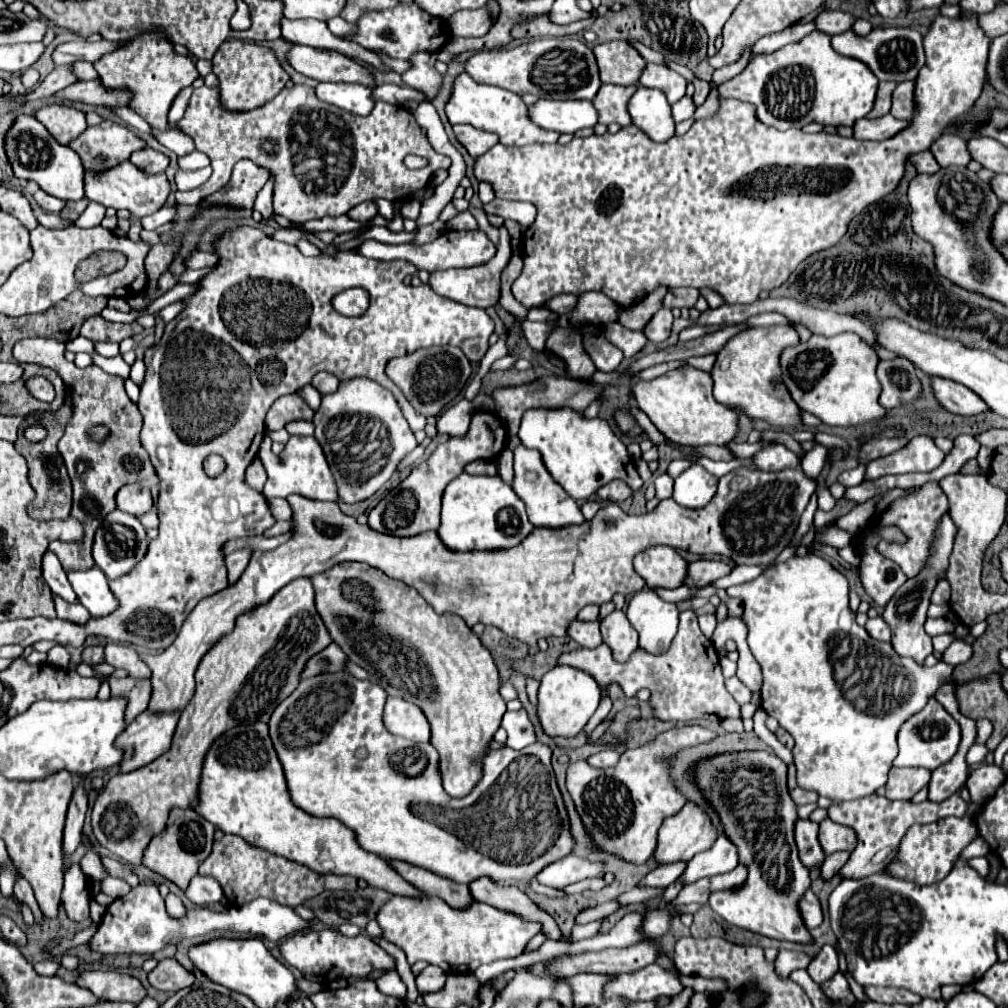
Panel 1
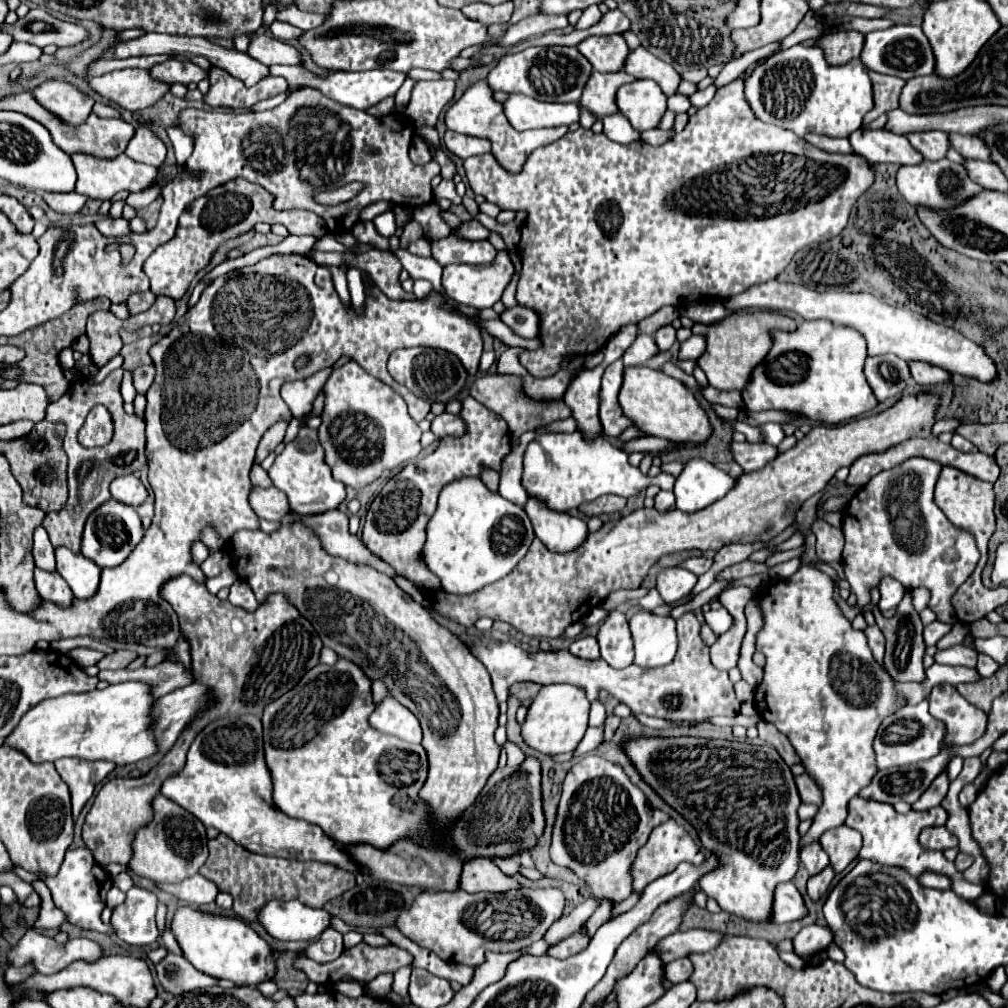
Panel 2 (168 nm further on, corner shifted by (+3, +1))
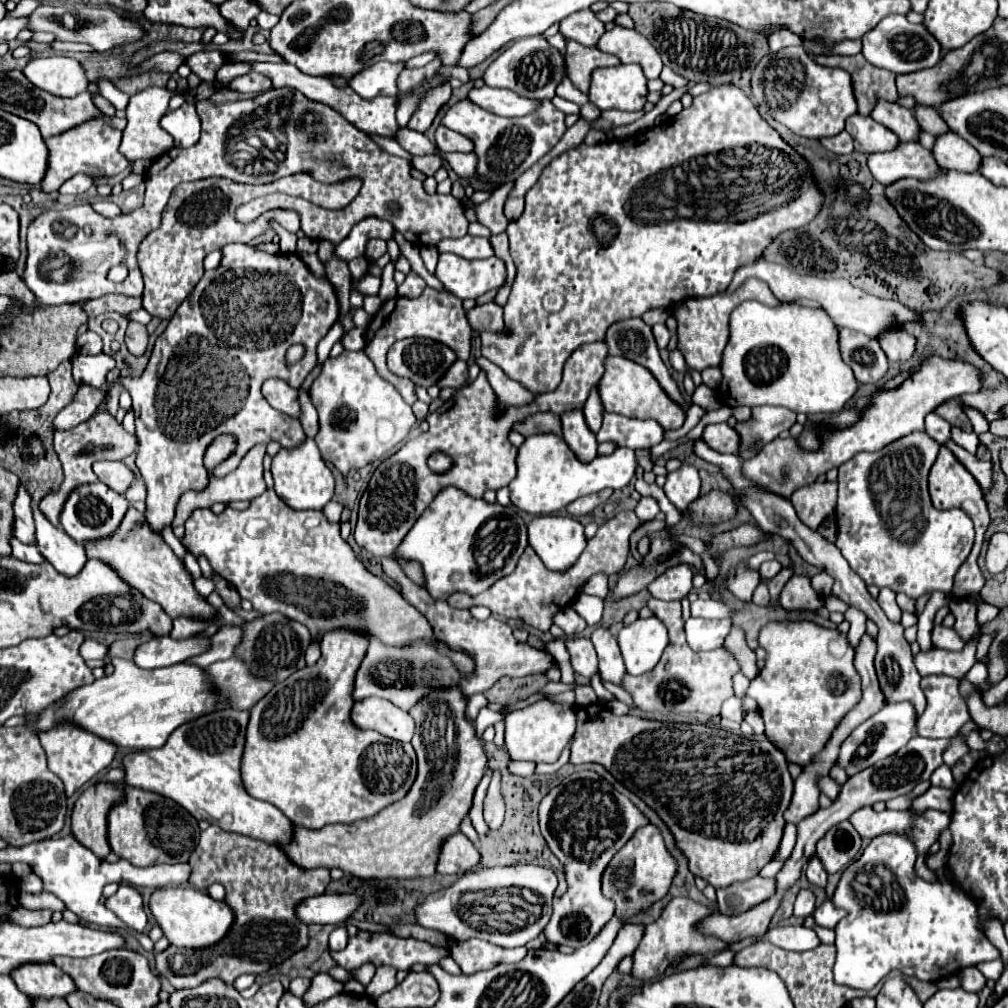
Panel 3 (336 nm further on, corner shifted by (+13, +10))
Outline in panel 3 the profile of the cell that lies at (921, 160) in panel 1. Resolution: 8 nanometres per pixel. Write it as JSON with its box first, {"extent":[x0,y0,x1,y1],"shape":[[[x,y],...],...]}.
{"extent":[845,115,899,153],"shape":[[[851,115],[847,119],[845,131],[853,137],[855,149],[861,153],[879,153],[879,151],[891,151],[897,147],[899,139],[893,131],[883,127],[881,123],[873,121],[865,115]]]}

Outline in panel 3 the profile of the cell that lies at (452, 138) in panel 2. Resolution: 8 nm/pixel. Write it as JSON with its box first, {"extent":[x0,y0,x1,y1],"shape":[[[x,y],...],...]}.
{"extent":[435,125,473,153],"shape":[[[443,125],[437,127],[437,133],[435,133],[435,143],[441,151],[459,151],[459,153],[469,153],[473,151],[473,143],[463,137],[461,133],[455,133]]]}

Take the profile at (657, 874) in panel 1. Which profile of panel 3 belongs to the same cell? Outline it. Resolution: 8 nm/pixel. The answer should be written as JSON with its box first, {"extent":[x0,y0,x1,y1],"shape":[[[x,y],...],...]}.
{"extent":[451,939,525,973],"shape":[[[469,939],[465,943],[455,943],[451,947],[451,957],[457,961],[463,973],[475,973],[483,969],[491,969],[499,963],[517,963],[525,957],[525,947],[501,949],[493,943],[485,943],[481,939]]]}

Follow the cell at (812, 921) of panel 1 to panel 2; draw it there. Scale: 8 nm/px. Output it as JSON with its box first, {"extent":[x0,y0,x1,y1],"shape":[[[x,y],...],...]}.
{"extent":[773,882,807,924],"shape":[[[793,882],[779,884],[775,890],[775,902],[773,902],[773,922],[785,924],[785,922],[797,922],[807,916],[807,908],[803,902],[803,896],[793,886]]]}

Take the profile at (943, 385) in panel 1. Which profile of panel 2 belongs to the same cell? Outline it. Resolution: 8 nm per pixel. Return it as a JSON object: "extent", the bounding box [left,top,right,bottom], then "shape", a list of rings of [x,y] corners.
{"extent":[909,362,951,388],"shape":[[[909,362],[909,368],[911,368],[915,382],[925,388],[949,382],[949,378],[951,378],[949,372],[943,372],[943,368],[935,368],[935,366],[923,364],[923,362]]]}

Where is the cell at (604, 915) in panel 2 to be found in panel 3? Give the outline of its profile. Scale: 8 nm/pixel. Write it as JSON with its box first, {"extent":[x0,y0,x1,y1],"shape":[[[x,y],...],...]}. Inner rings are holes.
{"extent":[539,771,647,949],"shape":[[[577,771],[569,777],[565,777],[561,781],[561,785],[557,785],[549,791],[549,795],[539,805],[539,825],[541,825],[541,833],[543,833],[549,849],[563,863],[569,889],[561,897],[553,899],[553,917],[551,917],[549,925],[545,927],[545,939],[547,941],[557,943],[557,945],[571,945],[571,947],[579,949],[585,943],[593,941],[599,935],[601,927],[605,927],[605,923],[609,923],[609,919],[613,917],[613,911],[615,911],[615,903],[603,897],[601,875],[605,871],[605,865],[611,861],[611,857],[645,823],[647,823],[647,819],[643,817],[643,813],[627,797],[623,797],[619,791],[613,791],[611,785],[593,771]],[[579,917],[583,917],[583,919],[579,919]],[[585,919],[589,921],[589,925],[575,925],[577,921],[585,921]]]}

